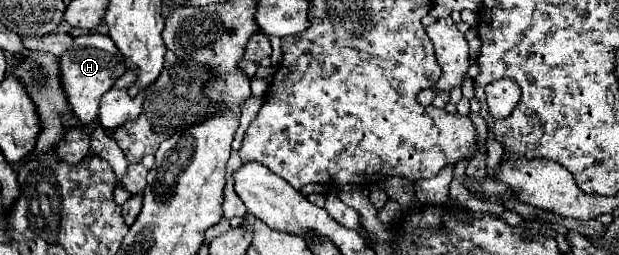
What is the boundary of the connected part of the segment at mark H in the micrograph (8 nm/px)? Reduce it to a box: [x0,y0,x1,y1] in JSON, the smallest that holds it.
[58,32,126,124]

